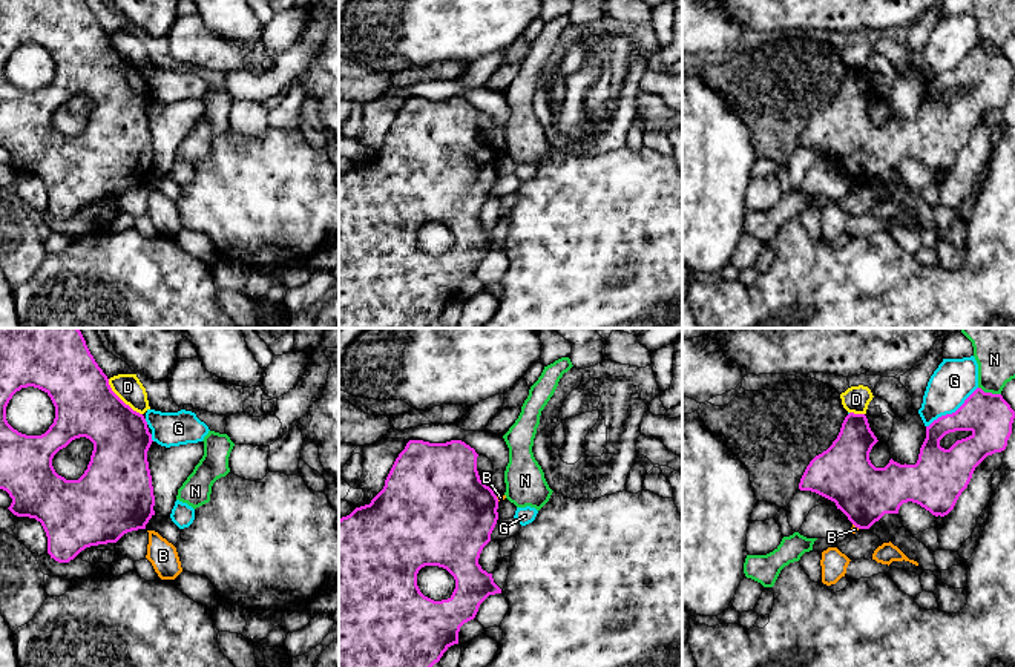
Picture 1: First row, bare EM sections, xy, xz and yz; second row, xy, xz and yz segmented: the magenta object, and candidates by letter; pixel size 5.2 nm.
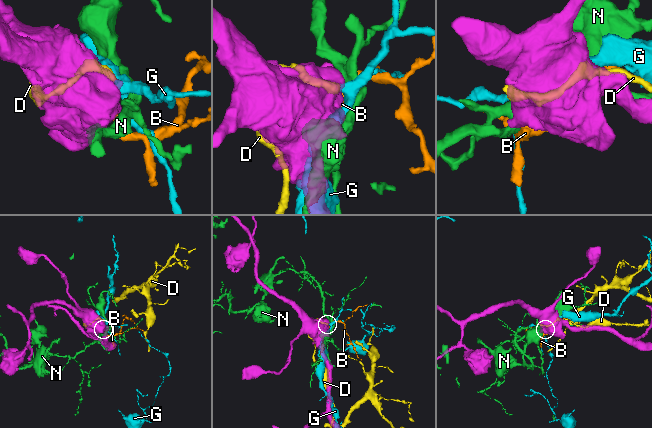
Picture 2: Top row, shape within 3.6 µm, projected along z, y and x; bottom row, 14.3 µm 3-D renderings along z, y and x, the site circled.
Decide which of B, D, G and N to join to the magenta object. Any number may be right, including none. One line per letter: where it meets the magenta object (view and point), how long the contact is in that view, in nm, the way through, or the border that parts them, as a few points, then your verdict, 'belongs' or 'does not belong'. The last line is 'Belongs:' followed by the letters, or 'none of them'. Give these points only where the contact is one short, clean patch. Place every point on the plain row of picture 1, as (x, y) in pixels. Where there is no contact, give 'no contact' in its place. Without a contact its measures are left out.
B: contact yz (856, 183); length 50 nm; border yz (853, 180), (859, 184); does not belong
D: contact xy (120, 55); length 260 nm; does not belong
G: contact yz (952, 69); length 340 nm; does not belong
N: contact yz (989, 49); length 130 nm; does not belong
Belongs: none of them

